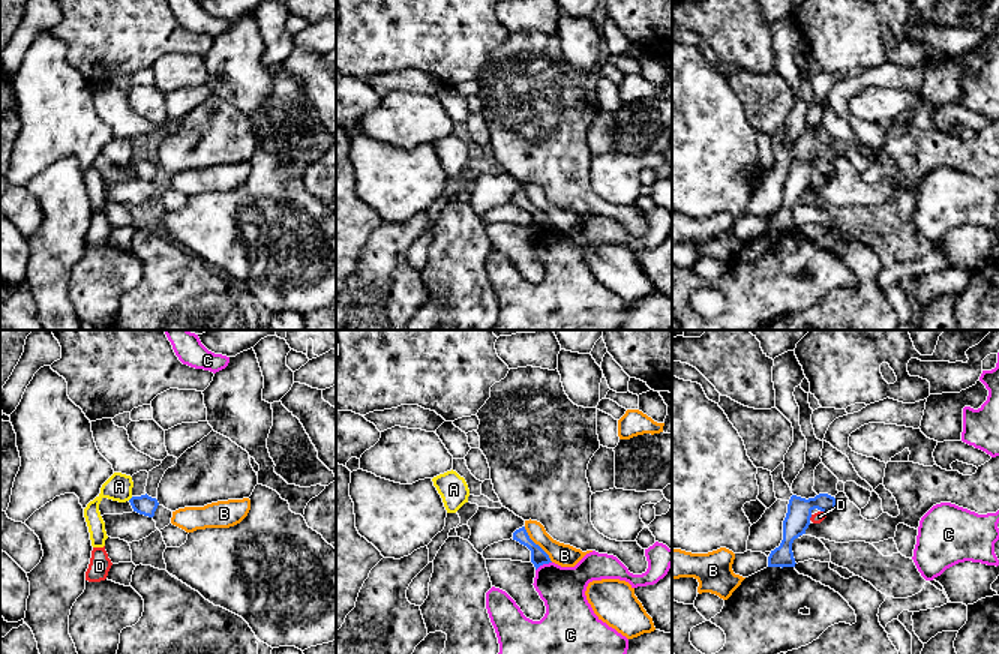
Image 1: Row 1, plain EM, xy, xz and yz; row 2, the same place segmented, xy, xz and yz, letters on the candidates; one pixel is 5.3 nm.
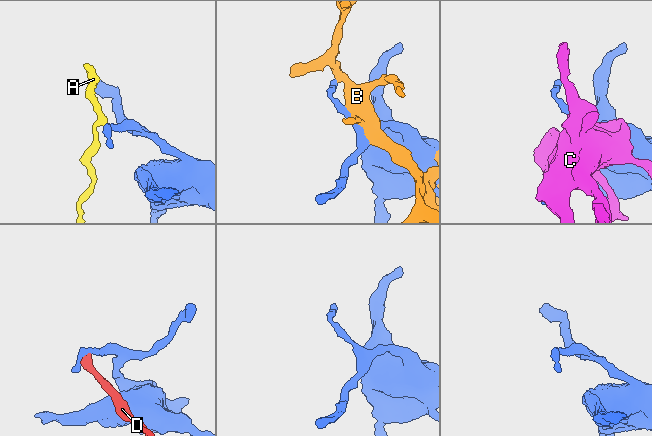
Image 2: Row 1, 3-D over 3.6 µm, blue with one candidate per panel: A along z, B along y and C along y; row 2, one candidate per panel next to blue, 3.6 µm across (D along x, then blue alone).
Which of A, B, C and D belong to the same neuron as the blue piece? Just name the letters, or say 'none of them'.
none of them

